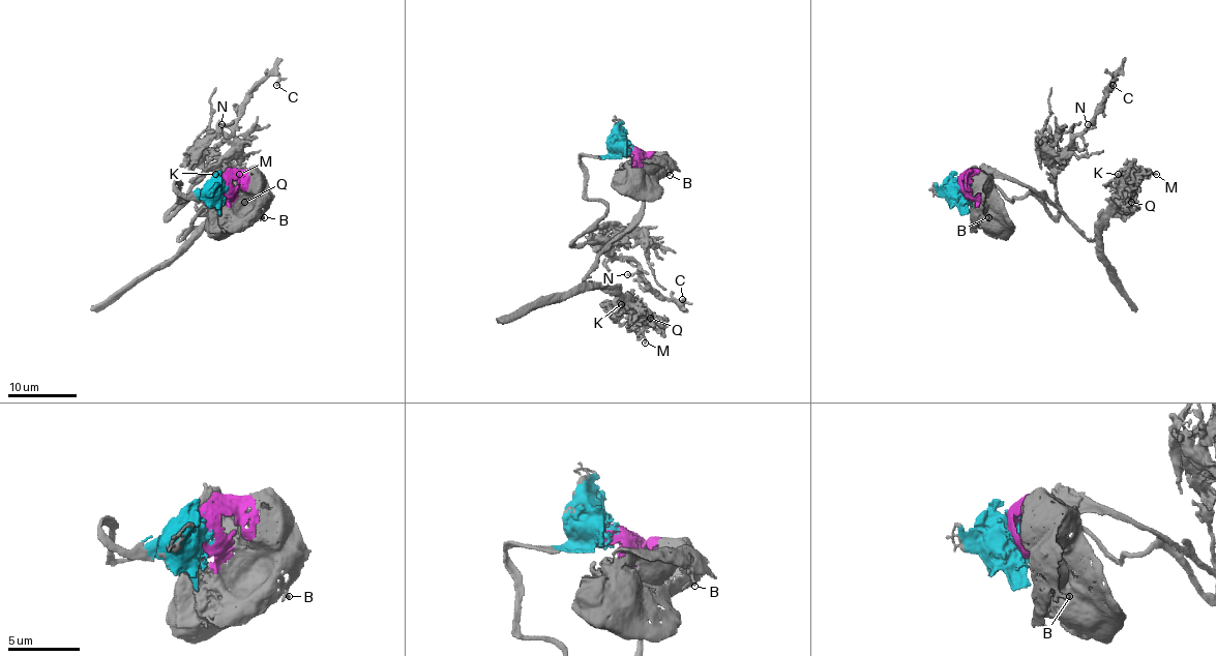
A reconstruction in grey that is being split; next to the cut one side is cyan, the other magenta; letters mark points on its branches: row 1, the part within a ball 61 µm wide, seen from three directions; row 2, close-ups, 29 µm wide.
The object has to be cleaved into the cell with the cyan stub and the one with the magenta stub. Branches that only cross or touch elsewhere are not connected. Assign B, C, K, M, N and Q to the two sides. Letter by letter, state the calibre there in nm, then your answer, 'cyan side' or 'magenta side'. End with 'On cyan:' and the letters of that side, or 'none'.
B: 180 nm | magenta side
C: 240 nm | cyan side
K: 200 nm | magenta side
M: 160 nm | magenta side
N: 200 nm | cyan side
Q: 190 nm | magenta side
On cyan: C, N

